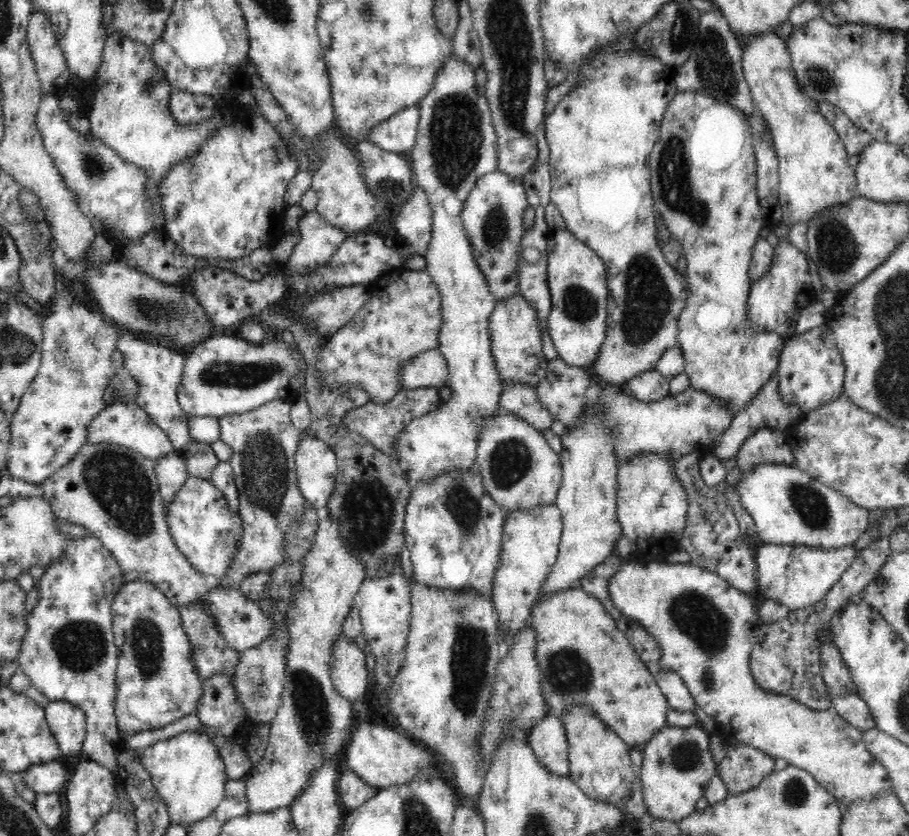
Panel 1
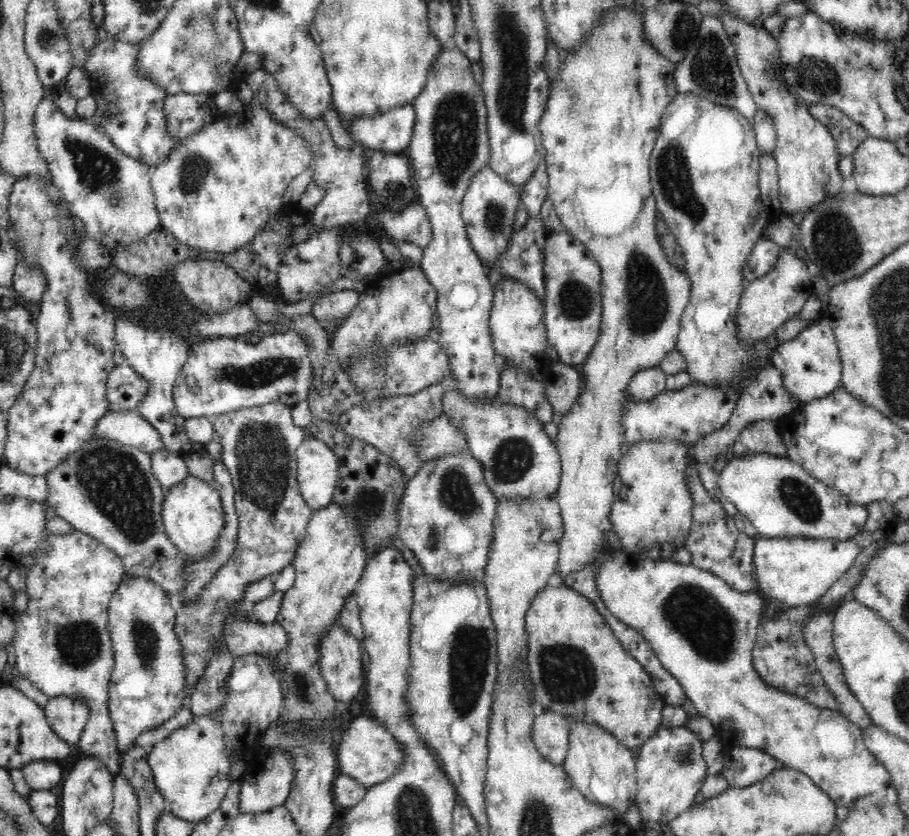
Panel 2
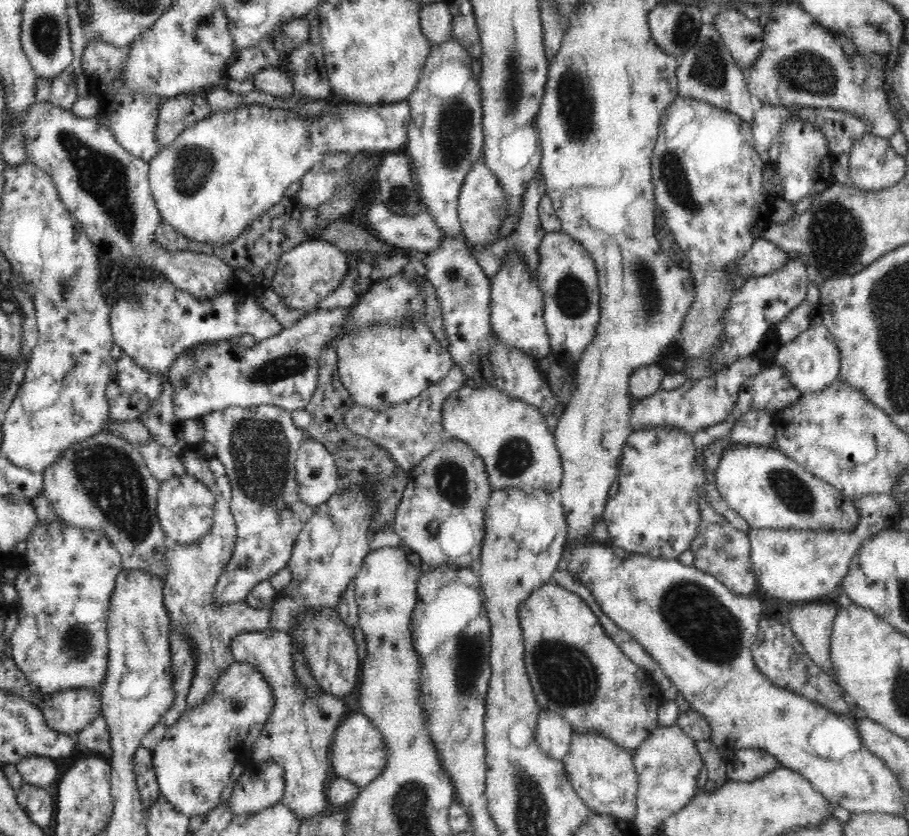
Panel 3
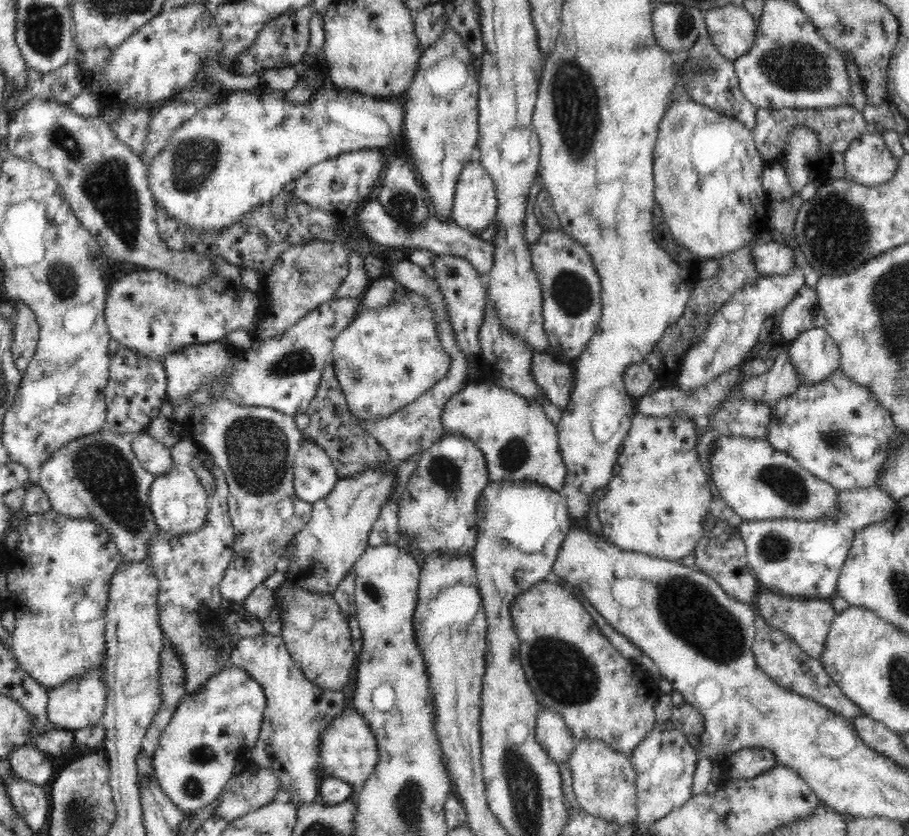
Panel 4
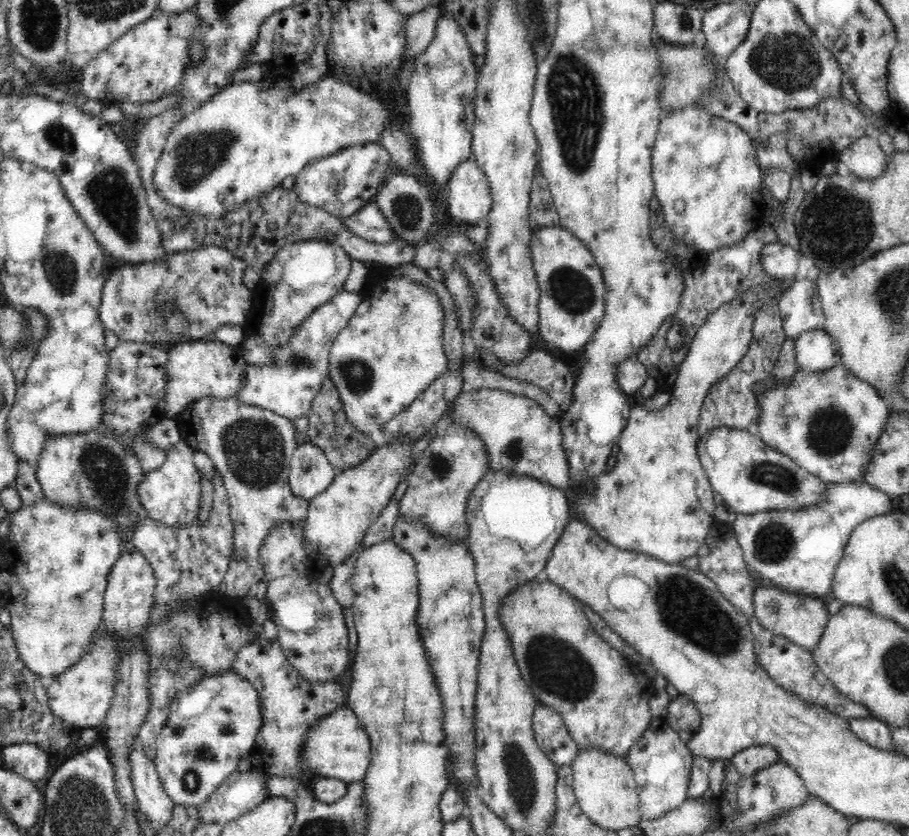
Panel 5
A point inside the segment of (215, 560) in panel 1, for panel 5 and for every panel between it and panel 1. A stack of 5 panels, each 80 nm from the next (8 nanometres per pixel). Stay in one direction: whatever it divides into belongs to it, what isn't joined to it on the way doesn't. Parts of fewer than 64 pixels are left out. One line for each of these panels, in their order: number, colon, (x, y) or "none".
2: (192, 513)
3: (185, 506)
4: (179, 503)
5: (171, 494)

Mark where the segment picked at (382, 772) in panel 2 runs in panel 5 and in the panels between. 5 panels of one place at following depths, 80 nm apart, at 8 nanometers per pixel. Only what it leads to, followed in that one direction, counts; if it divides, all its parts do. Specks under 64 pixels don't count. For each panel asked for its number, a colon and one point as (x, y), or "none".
3: (358, 752)
4: (348, 750)
5: (338, 747)

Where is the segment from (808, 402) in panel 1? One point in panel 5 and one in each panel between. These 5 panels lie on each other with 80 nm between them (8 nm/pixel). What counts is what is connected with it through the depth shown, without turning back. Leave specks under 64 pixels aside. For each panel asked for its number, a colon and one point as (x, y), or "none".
2: (811, 367)
3: (812, 360)
4: (815, 355)
5: (816, 351)

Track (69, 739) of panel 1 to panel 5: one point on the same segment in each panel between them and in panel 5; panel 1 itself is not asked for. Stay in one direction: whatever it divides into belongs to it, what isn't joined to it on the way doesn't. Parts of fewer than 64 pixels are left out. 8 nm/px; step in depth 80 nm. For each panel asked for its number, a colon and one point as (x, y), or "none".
2: (67, 715)
3: (69, 711)
4: (79, 702)
5: (81, 695)

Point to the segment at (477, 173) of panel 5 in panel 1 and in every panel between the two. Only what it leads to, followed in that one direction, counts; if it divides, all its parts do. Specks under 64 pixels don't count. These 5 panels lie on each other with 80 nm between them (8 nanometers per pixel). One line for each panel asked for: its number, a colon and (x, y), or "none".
1: (492, 214)
2: (488, 207)
3: (482, 209)
4: (475, 201)

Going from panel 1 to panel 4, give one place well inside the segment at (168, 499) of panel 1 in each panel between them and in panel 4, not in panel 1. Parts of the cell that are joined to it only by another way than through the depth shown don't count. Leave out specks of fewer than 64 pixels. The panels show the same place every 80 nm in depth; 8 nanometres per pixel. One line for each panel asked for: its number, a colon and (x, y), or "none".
2: (169, 467)
3: (164, 464)
4: (155, 457)

